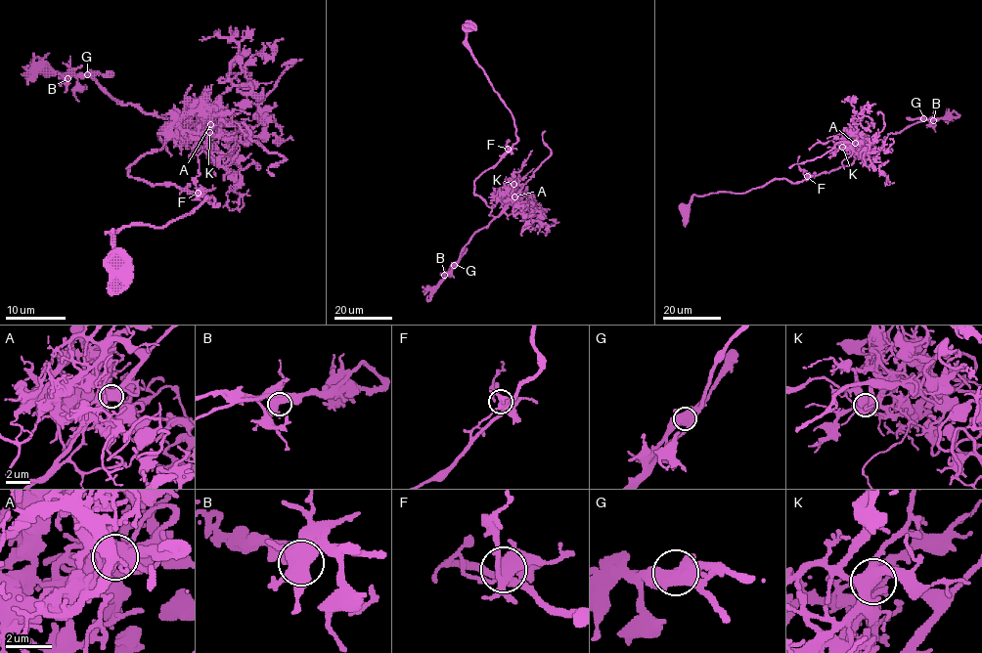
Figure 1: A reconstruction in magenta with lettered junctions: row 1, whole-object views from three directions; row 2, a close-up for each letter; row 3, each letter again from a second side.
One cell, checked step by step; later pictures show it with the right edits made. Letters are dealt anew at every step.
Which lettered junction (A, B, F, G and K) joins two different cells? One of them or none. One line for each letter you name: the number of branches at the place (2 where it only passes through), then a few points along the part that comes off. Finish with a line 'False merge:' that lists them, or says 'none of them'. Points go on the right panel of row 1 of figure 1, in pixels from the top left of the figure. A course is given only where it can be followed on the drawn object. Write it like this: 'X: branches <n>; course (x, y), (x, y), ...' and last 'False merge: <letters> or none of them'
A: branches 9; course (855, 143), (873, 144), (923, 120), (944, 118), (953, 110), (958, 113)
False merge: A

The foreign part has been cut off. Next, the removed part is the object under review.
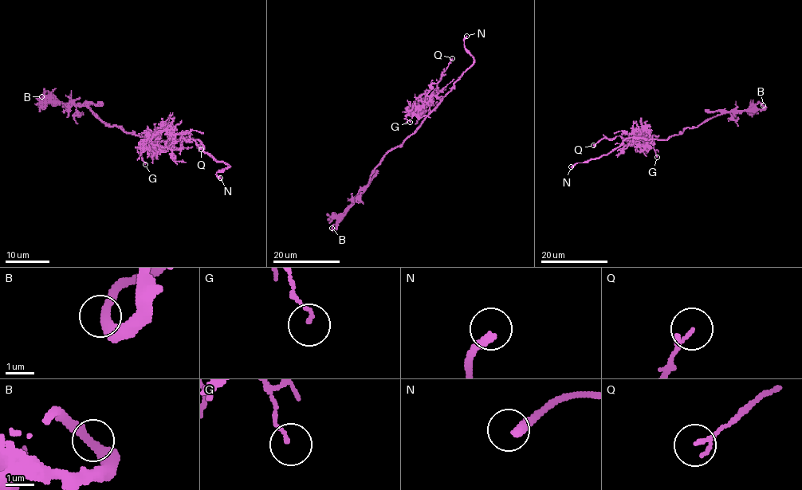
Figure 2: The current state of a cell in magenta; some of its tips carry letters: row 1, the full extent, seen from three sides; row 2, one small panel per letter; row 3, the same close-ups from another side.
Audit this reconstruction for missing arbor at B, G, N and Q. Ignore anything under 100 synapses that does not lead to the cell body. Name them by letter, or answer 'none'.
N

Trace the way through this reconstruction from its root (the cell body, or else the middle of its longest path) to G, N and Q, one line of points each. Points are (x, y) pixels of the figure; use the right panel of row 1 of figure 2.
G: (670, 137), (667, 139), (633, 139), (630, 145), (635, 143), (642, 146), (647, 140), (651, 143), (657, 157)
N: (670, 137), (667, 139), (627, 138), (607, 154), (576, 162), (571, 166)
Q: (670, 137), (667, 139), (634, 137), (630, 144), (628, 140), (616, 136), (603, 138), (593, 145)

